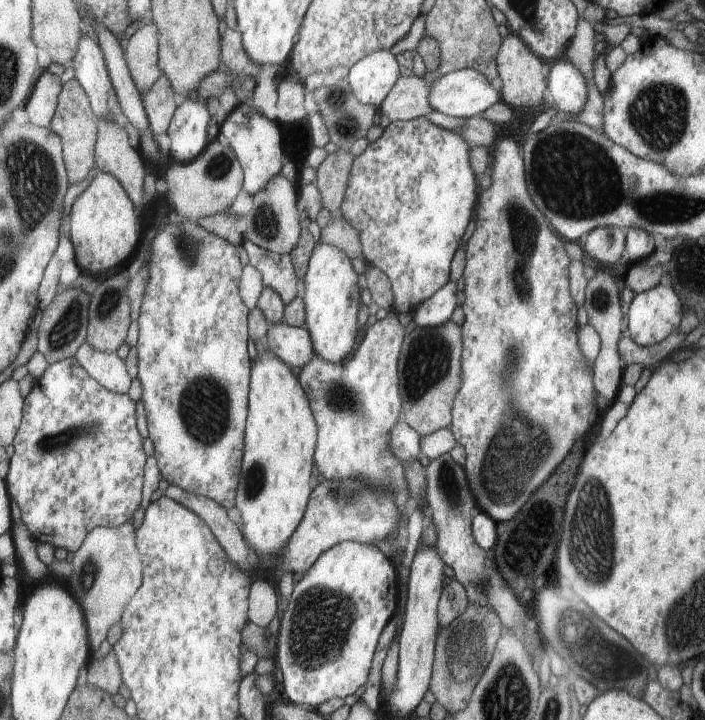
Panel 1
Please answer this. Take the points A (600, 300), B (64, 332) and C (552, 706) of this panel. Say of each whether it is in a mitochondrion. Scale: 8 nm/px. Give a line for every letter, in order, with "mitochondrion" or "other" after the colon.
A: mitochondrion
B: mitochondrion
C: mitochondrion

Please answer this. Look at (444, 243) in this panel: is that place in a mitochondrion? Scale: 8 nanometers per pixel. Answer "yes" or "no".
no

